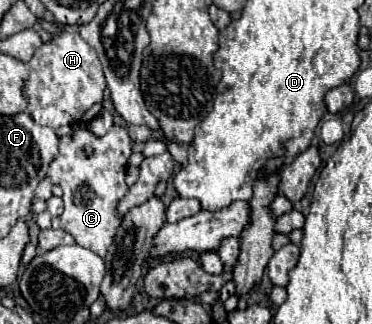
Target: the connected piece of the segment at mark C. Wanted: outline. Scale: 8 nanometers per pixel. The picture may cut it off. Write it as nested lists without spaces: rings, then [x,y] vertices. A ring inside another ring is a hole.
[[[113,125],[103,137],[95,137],[89,129],[79,129],[77,133],[59,139],[59,153],[49,163],[47,175],[63,189],[65,211],[59,217],[61,229],[71,233],[77,245],[87,247],[101,257],[107,253],[123,221],[117,205],[129,189],[125,183],[125,167],[131,155],[131,145],[133,141],[129,139],[129,133],[119,125]]]

